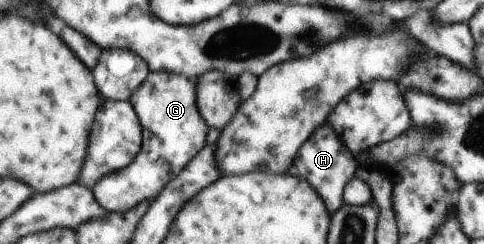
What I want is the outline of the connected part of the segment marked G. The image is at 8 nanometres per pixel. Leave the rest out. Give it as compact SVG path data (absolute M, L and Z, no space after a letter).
M149 72L145 81L134 91L130 102L139 118L142 127L142 146L134 162L126 168L103 177L91 191L97 203L106 212L124 212L140 201L157 197L165 185L169 183L188 161L191 161L206 145L206 135L209 127L199 113L196 90L198 89L197 76L184 76L175 72Z

